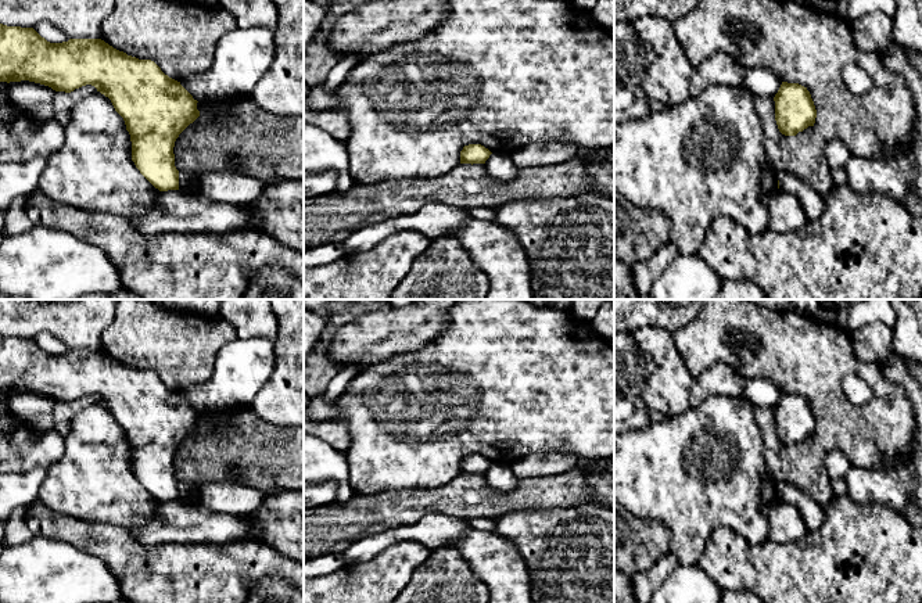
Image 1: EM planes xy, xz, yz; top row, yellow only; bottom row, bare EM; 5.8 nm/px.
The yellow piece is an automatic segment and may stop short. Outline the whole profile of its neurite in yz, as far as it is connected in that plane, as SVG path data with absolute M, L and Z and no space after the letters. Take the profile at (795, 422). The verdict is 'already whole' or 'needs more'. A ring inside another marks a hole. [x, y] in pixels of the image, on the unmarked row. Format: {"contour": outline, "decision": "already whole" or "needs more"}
{"contour": "M782 392L775 412L775 431L785 446L796 446L814 437L817 420L807 398L799 394Z", "decision": "already whole"}

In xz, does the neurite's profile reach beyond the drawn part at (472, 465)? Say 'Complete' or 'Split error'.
Complete

